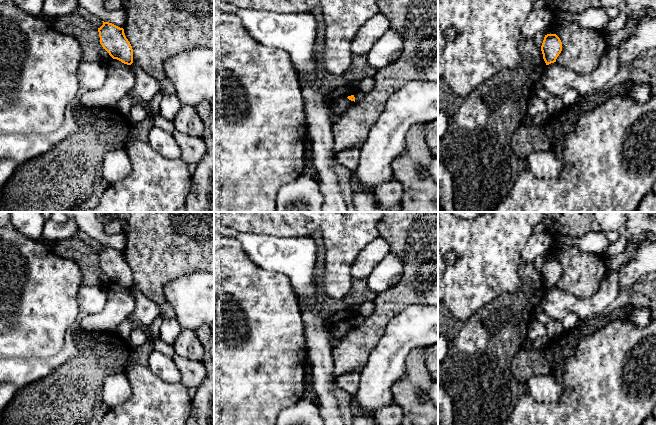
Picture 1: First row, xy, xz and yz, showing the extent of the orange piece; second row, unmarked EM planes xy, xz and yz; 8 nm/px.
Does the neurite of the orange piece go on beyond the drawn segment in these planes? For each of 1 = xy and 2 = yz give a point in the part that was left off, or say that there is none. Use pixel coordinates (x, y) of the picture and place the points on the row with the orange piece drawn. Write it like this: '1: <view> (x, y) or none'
1: none
2: none

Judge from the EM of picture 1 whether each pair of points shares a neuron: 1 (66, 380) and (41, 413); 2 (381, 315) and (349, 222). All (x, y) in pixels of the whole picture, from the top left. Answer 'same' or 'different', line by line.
1: same
2: different

